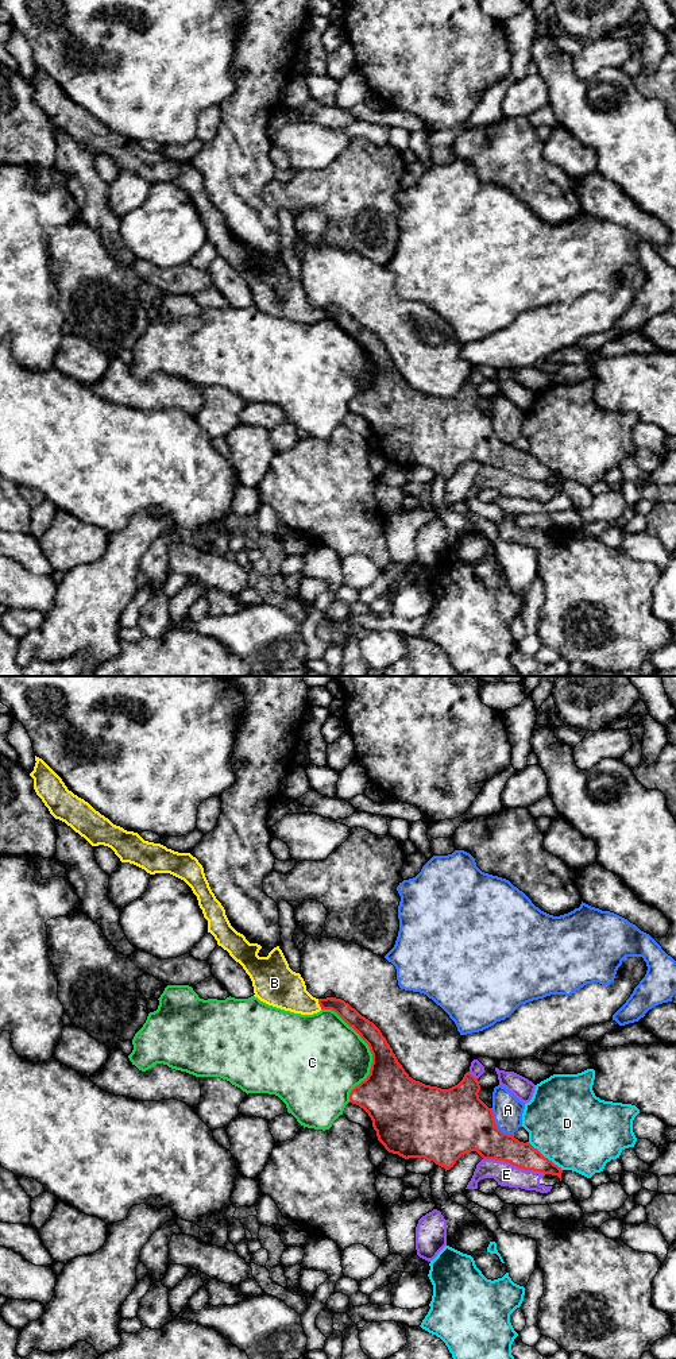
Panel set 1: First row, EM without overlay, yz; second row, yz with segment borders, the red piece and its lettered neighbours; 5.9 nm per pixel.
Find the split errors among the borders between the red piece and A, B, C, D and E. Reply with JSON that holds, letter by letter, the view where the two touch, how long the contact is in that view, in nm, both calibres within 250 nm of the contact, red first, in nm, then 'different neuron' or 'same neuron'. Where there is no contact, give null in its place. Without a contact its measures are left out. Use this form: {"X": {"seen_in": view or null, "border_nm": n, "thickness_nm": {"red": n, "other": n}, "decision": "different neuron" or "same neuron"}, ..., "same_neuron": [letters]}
{"A": {"seen_in": "yz", "border_nm": 220, "thickness_nm": {"red": 400, "other": 180}, "decision": "different neuron"}, "B": {"seen_in": "yz", "border_nm": 70, "thickness_nm": {"red": 100, "other": 240}, "decision": "same neuron"}, "C": {"seen_in": "yz", "border_nm": 600, "thickness_nm": {"red": 280, "other": 440}, "decision": "different neuron"}, "D": {"seen_in": "yz", "border_nm": 260, "thickness_nm": {"red": 160, "other": 480}, "decision": "different neuron"}, "E": {"seen_in": "yz", "border_nm": 380, "thickness_nm": {"red": 200, "other": 140}, "decision": "different neuron"}, "same_neuron": ["B"]}

